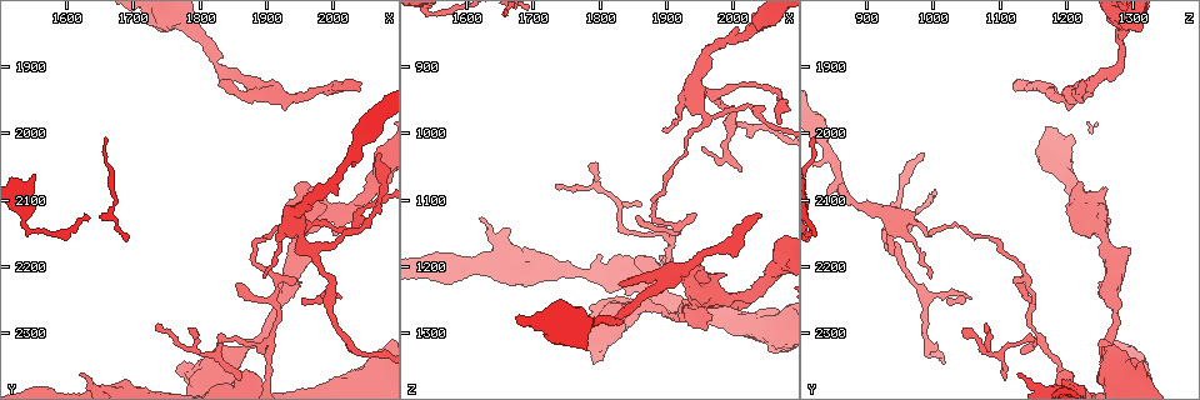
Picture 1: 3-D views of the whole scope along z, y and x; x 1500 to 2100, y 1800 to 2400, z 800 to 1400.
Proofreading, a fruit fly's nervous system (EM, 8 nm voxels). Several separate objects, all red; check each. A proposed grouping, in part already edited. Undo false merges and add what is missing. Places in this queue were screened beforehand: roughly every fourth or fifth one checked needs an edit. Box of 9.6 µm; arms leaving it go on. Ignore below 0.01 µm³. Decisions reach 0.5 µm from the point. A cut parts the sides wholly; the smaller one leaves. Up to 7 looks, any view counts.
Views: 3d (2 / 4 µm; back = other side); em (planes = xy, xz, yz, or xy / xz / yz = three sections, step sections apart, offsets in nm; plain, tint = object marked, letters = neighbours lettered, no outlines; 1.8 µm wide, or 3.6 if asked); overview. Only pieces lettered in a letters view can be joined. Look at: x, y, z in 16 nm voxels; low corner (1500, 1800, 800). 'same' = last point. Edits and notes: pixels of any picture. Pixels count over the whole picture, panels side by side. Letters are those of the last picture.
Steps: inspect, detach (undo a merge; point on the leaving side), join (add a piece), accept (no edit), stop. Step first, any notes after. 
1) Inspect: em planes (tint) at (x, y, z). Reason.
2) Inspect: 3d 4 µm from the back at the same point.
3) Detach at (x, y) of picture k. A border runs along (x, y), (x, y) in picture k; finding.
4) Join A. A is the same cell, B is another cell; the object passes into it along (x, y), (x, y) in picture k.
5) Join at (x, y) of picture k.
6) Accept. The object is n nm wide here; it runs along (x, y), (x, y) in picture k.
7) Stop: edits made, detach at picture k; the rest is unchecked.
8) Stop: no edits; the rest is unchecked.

Inspect: 3d 4 µm at (2040, 1925, 1125). Free end.

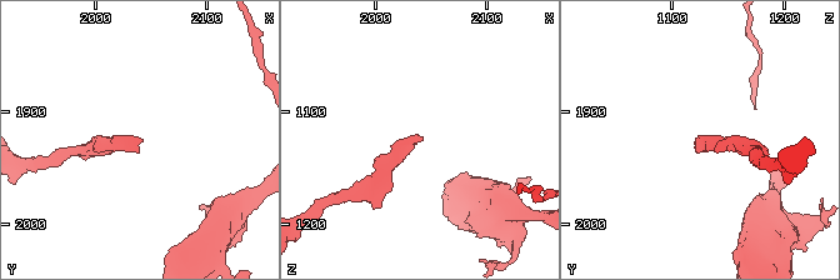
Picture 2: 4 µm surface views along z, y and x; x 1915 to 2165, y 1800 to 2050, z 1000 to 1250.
Inspect: em xz step 16 (letters) at (2040, 1922, 1126). Need the tissue.

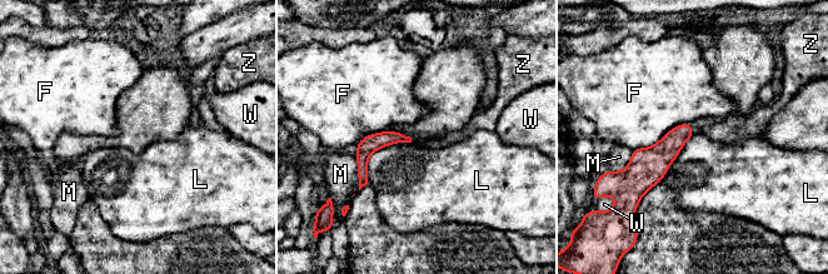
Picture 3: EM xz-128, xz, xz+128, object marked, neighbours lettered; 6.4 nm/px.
Inspect: em planes (letters) at the same point.

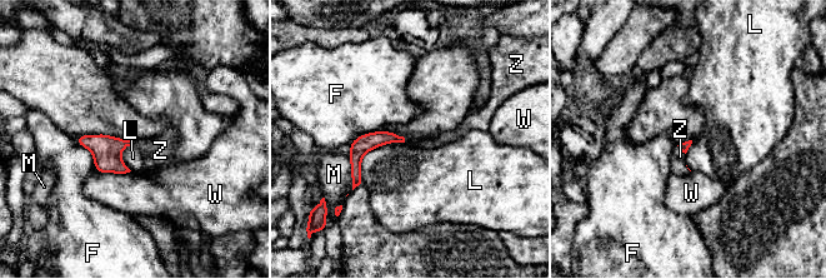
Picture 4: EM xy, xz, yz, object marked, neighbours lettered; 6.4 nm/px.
Join Z. Z is the same cell, F, L, M and W are other cells; it goes on there.

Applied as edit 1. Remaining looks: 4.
Inspect: em planes (plain) at (1830, 1930, 1230). Free end.

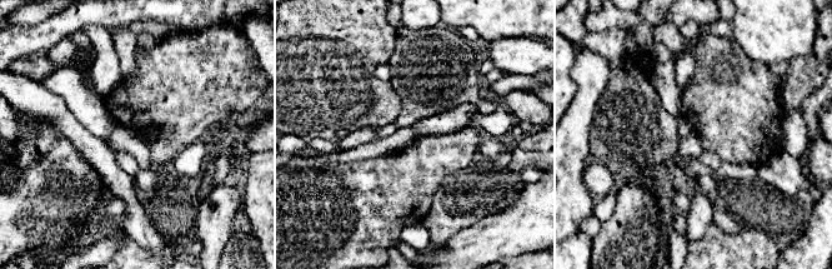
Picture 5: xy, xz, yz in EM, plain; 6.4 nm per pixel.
Inspect: em planes (letters) at the same point. What lies round it.

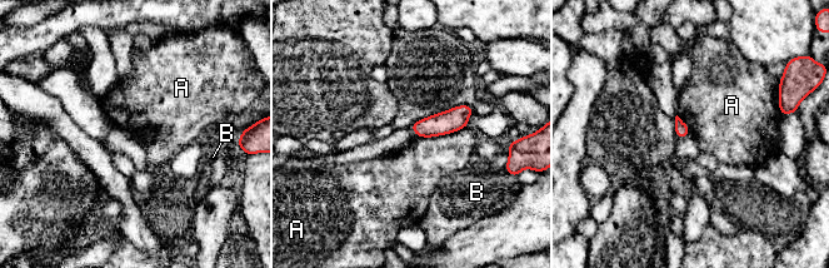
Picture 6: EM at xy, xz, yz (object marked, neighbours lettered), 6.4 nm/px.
Accept. The longest contact is with A, 340 nm; A and B are other cells; a border runs along (469, 125), (449, 133), (418, 138) in picture 6; no lettered piece goes on from it.

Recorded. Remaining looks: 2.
Stop: edits made, join at picture 4; the rest is unchecked.

